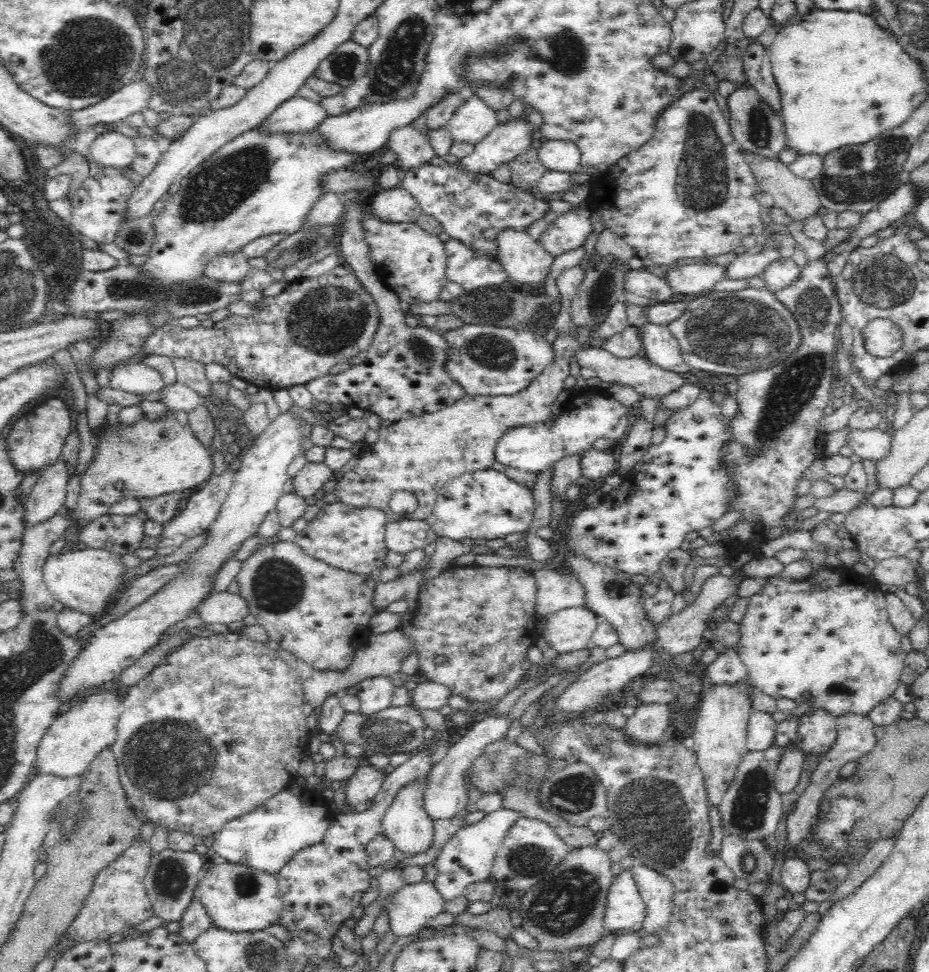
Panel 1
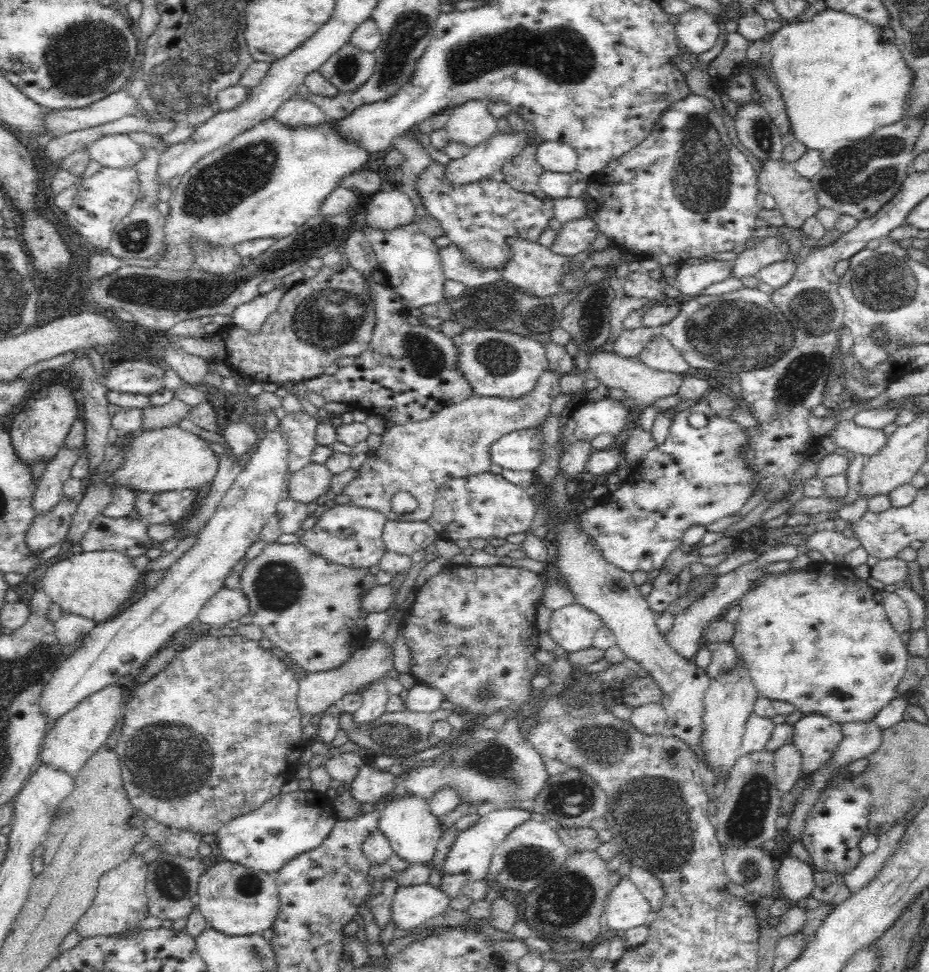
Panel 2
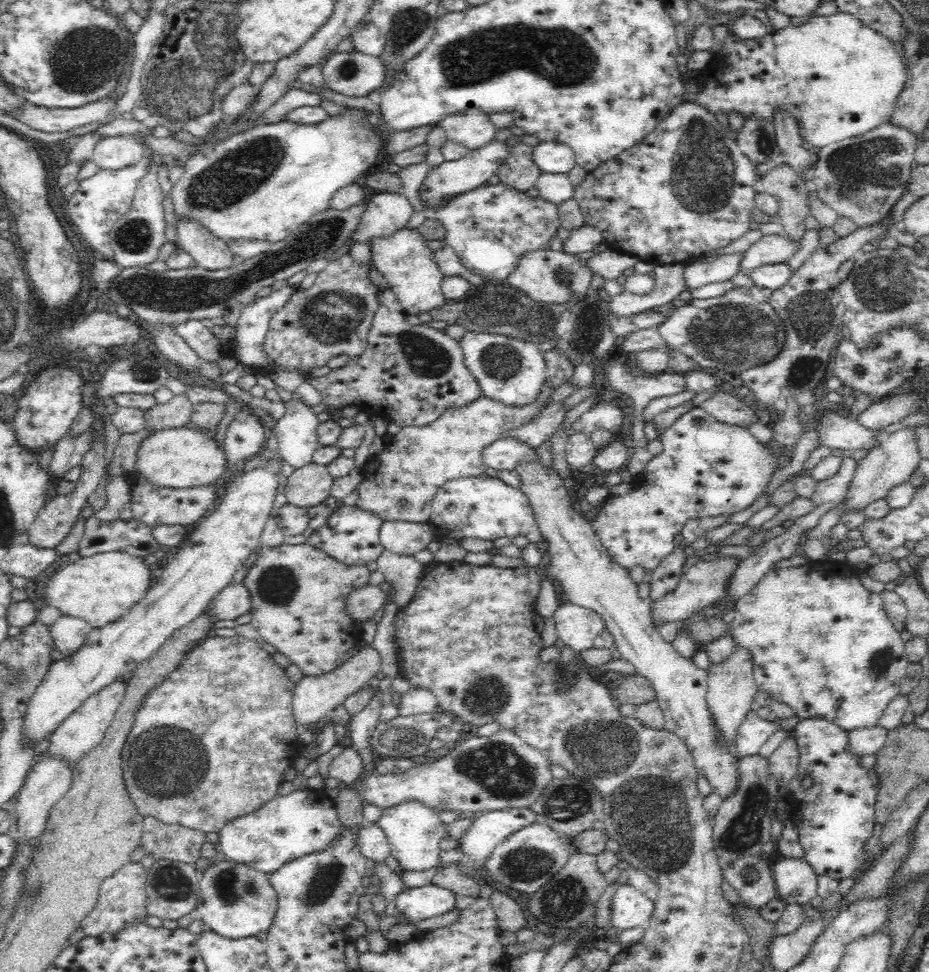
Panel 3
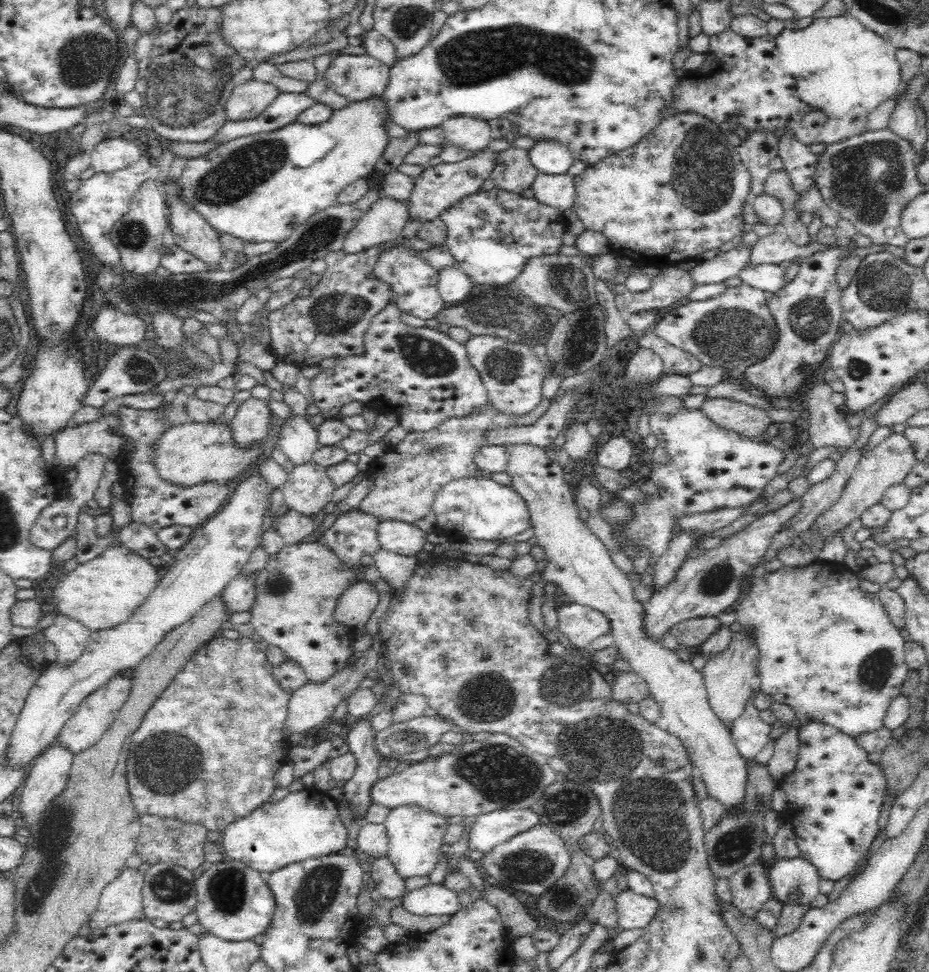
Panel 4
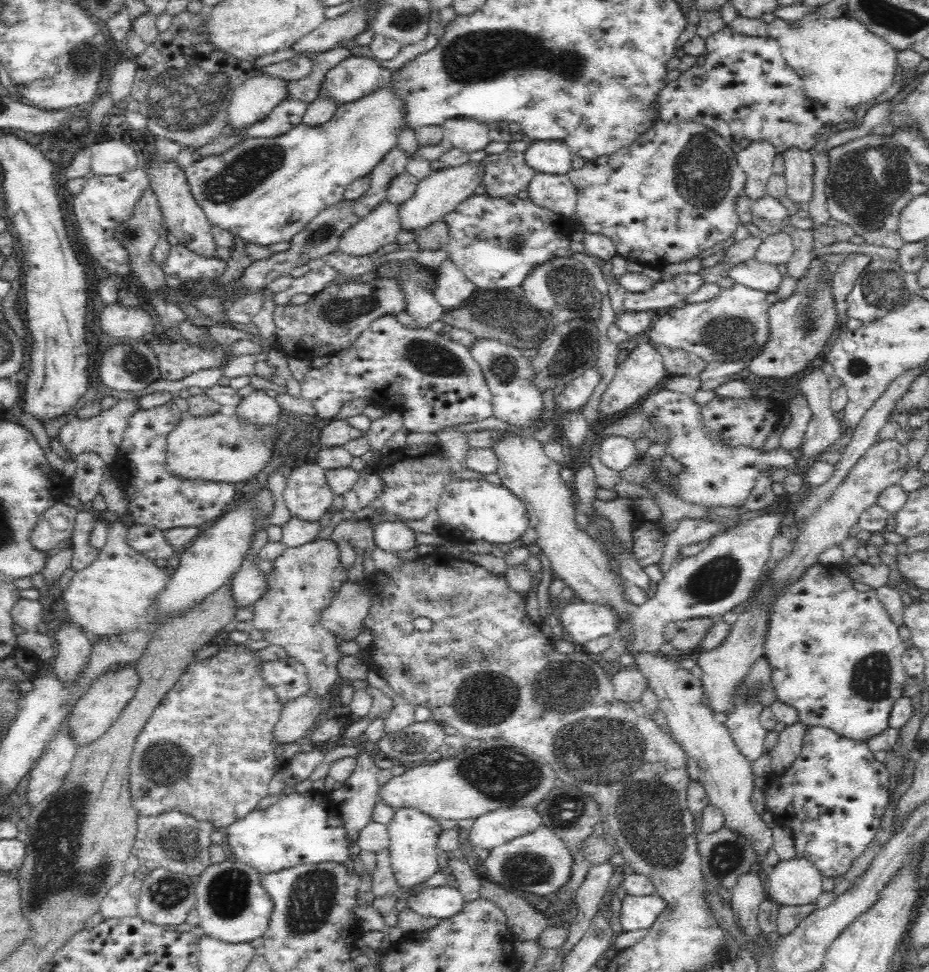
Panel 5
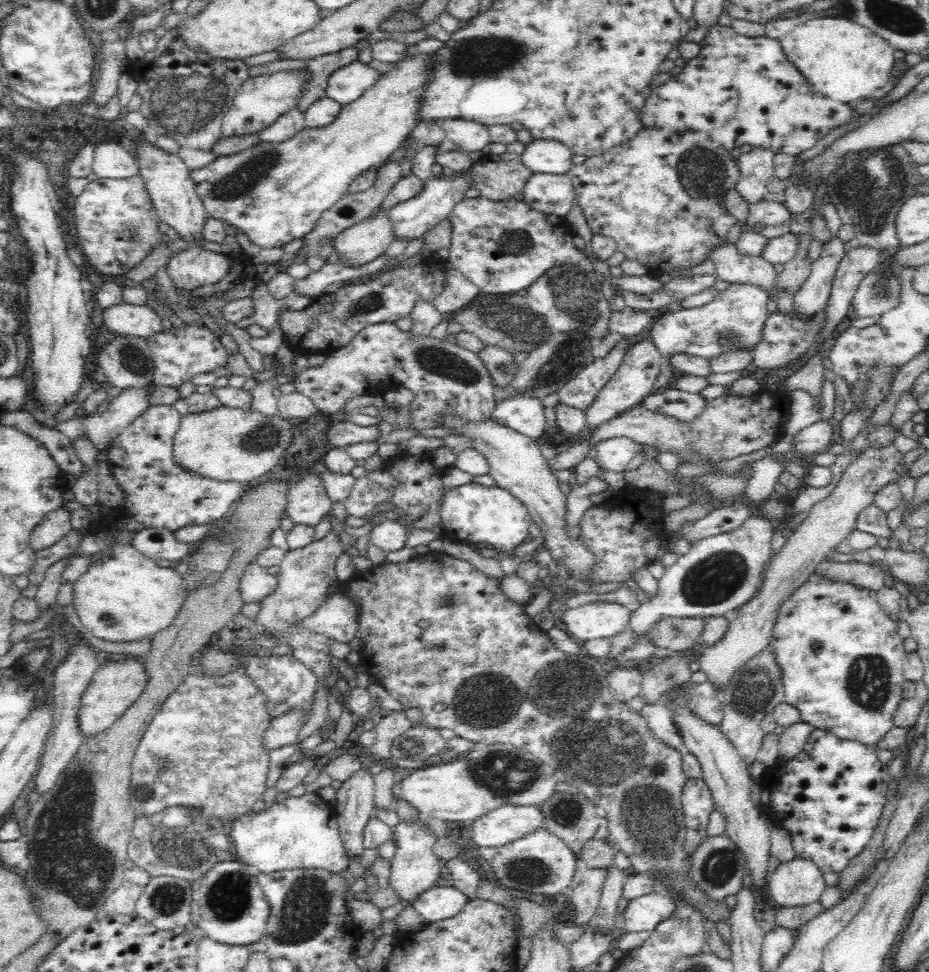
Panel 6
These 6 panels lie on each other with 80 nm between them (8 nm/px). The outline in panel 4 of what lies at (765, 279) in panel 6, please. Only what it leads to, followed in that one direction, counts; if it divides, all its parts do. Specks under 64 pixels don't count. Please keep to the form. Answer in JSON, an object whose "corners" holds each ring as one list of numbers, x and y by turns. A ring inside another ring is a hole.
{"corners":[[779,264,746,265,737,276,754,288,775,294,786,284,784,271]]}

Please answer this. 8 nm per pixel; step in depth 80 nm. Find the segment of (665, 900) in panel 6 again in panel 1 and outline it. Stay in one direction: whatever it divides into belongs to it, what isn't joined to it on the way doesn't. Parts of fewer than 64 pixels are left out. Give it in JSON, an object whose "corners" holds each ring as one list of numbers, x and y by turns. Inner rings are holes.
{"corners":[[630,869,617,874,607,894,603,924,611,931,632,930,642,927,646,917,646,903,642,900]]}

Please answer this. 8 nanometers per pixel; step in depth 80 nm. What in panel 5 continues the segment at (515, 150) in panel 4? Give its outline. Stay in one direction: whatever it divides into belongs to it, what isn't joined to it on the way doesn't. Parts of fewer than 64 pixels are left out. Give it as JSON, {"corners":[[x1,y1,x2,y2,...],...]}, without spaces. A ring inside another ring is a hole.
{"corners":[[507,149,502,154,490,154,482,159,486,167,482,185,492,197,517,196,528,188,537,173,526,163,525,152]]}

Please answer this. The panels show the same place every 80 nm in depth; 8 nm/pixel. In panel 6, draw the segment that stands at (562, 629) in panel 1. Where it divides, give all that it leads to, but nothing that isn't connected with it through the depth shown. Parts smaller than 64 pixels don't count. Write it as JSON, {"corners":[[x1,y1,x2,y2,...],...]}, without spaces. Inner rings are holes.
{"corners":[[596,601,564,608,562,622,572,639,589,641,619,634,627,628,630,614,628,607,615,601]]}

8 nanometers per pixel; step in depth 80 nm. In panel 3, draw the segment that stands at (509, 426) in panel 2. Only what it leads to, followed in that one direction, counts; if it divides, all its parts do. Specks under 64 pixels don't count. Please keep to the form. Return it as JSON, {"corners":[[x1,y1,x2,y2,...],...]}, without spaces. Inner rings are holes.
{"corners":[[545,379,540,386,536,400,530,404,524,404,524,406,508,406,493,398,481,395,464,406,445,410,444,414,440,414,434,422,430,422,426,426,402,426,398,434,390,434,385,437,385,448,380,453,373,454,364,465,364,480,358,482,358,486,354,490,358,493,355,504,377,514,384,521,428,522,432,512,433,496,438,492,438,489,446,481,455,478,484,474,488,466,482,460,482,450,511,430,532,422,542,412,542,409,548,407,552,400,551,395,555,390,556,388,549,385]]}

